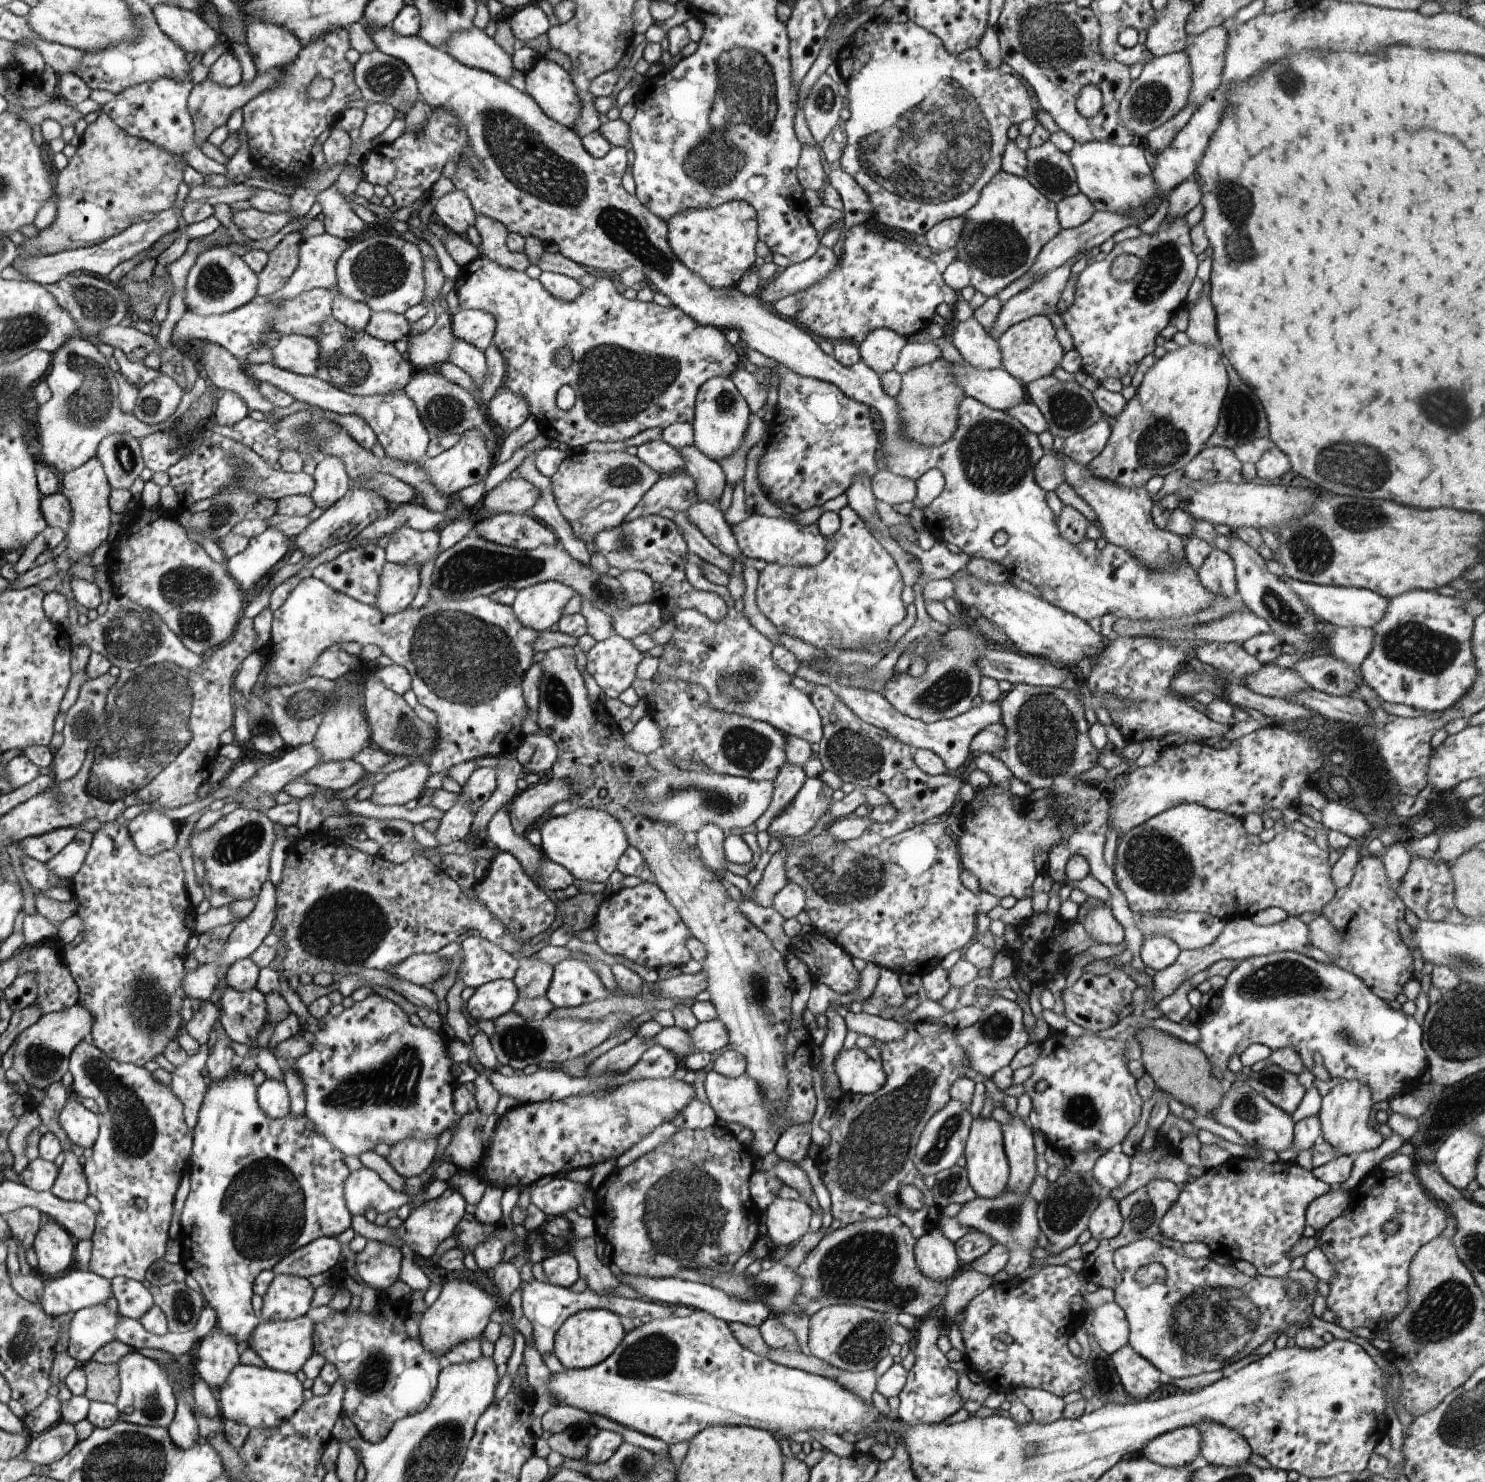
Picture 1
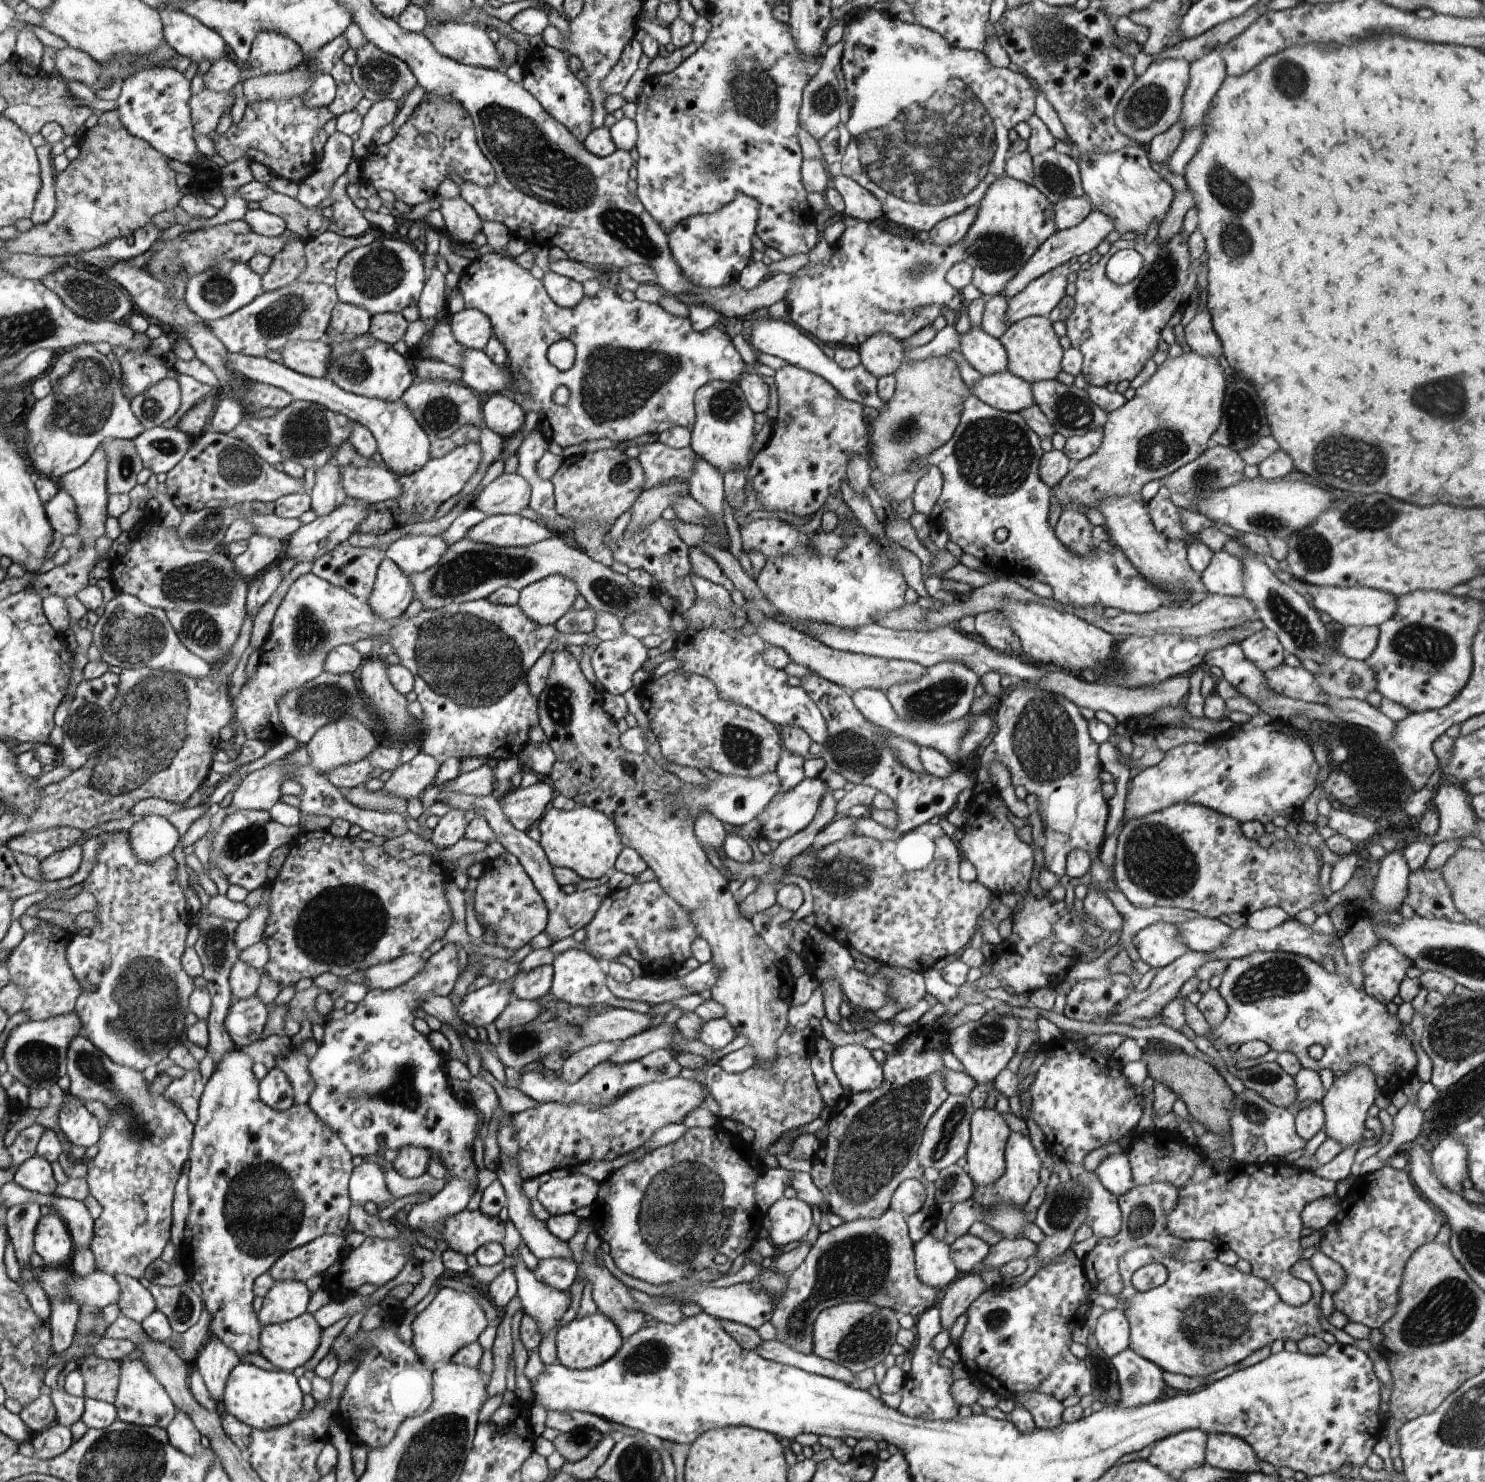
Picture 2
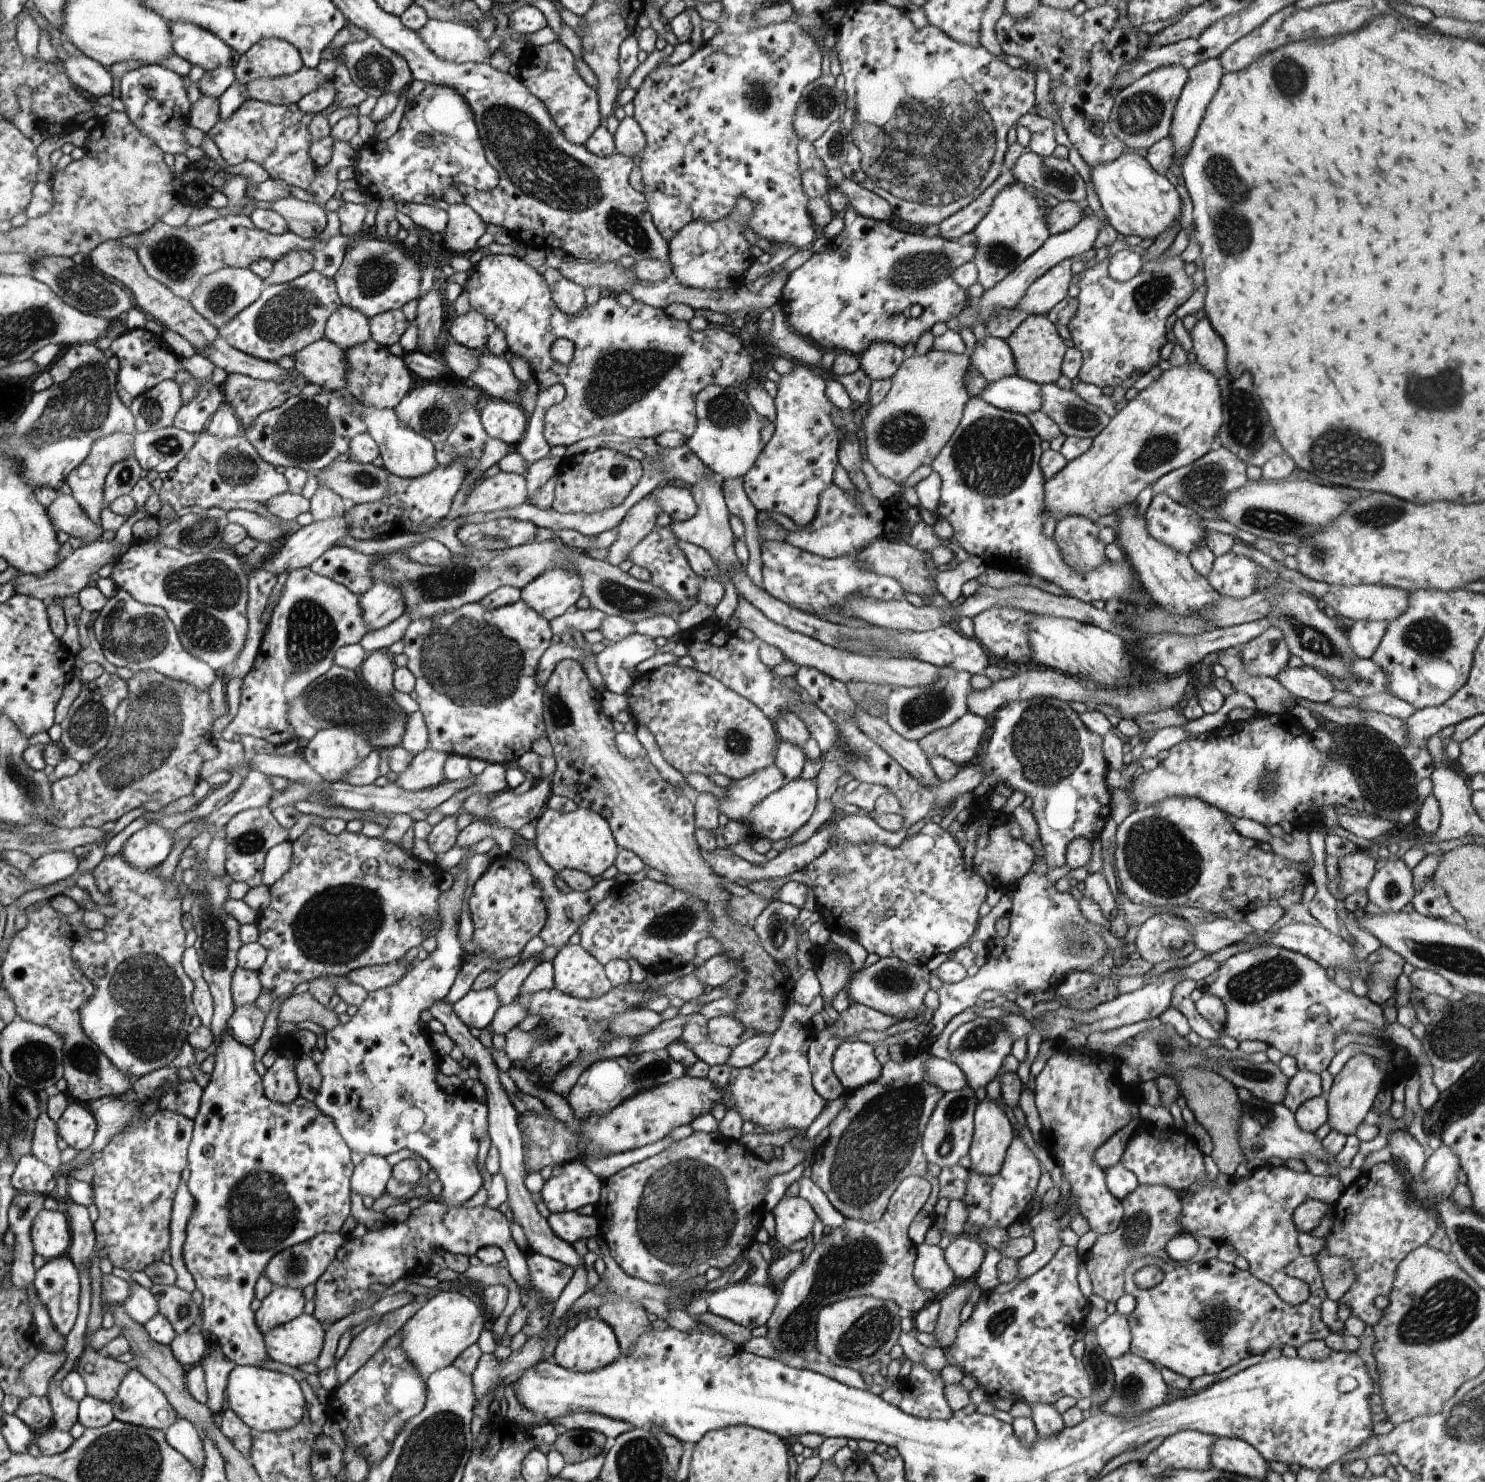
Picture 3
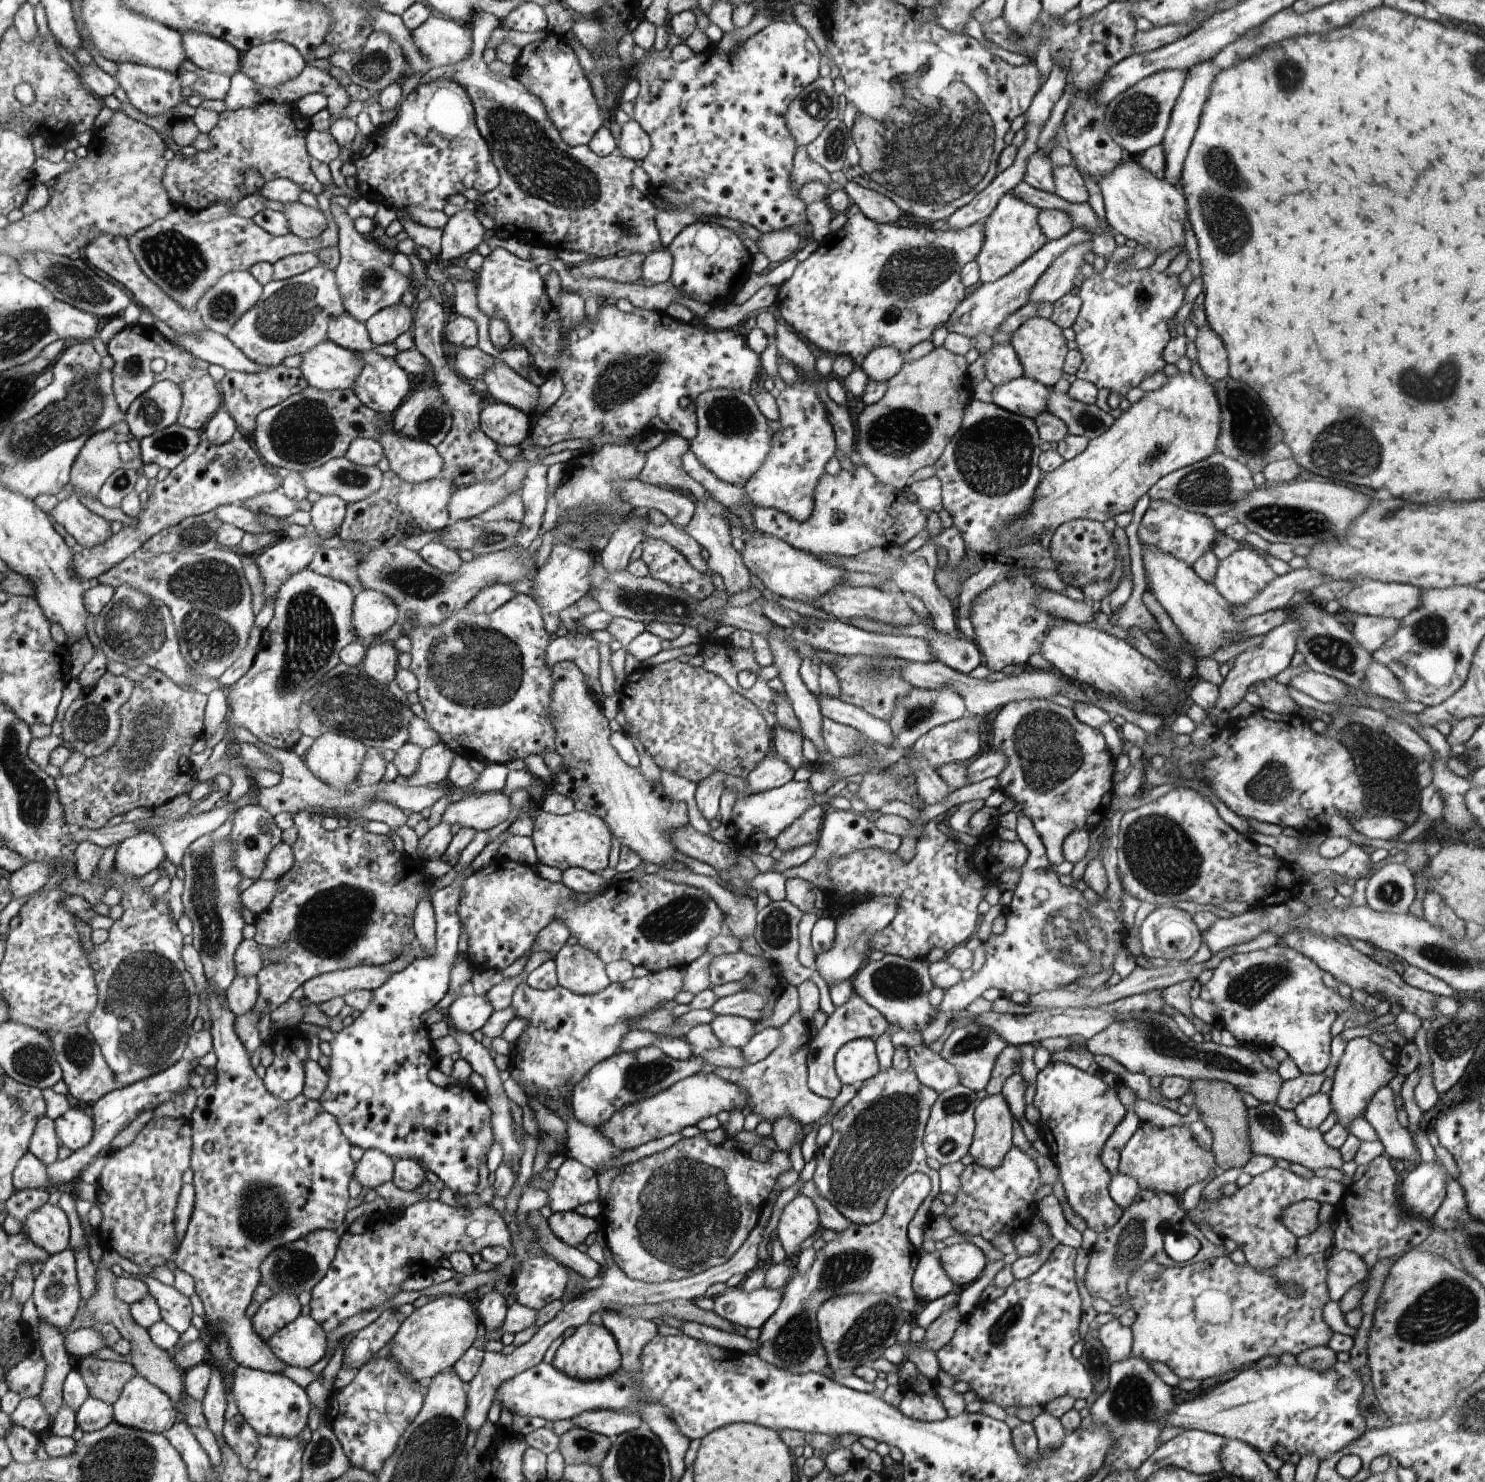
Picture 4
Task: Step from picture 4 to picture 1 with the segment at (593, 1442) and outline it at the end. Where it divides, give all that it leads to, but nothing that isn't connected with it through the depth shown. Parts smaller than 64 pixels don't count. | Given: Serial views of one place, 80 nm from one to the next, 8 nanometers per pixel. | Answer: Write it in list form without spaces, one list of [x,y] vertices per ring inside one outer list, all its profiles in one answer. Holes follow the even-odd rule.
[[[576,1423],[561,1433],[556,1433],[548,1439],[552,1451],[559,1452],[564,1458],[582,1459],[590,1448],[591,1440],[599,1433],[598,1427],[592,1423]]]

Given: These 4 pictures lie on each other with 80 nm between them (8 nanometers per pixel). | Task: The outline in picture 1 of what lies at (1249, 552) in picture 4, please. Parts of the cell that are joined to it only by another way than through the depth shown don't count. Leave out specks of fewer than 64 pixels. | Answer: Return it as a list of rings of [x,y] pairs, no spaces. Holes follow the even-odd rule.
[[[1214,547],[1197,571],[1200,582],[1209,591],[1222,597],[1237,598],[1235,564],[1226,551]]]

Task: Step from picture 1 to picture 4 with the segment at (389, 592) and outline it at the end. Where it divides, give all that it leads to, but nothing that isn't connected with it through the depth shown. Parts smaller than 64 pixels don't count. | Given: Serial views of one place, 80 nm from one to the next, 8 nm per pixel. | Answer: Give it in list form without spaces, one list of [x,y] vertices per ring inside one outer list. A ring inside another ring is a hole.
[[[372,589],[358,590],[351,616],[357,643],[368,648],[397,621],[398,610],[391,598]]]

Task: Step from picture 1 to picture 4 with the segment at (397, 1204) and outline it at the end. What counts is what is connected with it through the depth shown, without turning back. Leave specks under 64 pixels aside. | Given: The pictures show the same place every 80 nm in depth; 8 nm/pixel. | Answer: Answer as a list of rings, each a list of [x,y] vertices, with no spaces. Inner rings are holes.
[[[368,1149],[356,1166],[356,1180],[363,1187],[376,1189],[384,1182],[393,1180],[394,1170],[391,1156],[378,1149]]]

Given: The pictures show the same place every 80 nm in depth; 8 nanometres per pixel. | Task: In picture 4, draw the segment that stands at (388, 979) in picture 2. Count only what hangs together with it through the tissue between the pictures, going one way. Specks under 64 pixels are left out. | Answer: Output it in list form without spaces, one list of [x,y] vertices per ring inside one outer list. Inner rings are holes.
[[[357,966],[351,969],[335,970],[312,977],[302,985],[302,992],[310,1002],[320,1005],[331,998],[343,998],[354,991],[375,991],[391,973],[375,966]]]

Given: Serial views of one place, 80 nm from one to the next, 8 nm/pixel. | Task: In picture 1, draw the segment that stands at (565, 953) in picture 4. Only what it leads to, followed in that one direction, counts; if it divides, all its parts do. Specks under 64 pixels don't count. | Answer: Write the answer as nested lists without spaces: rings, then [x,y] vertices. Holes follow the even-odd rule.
[[[570,957],[555,964],[554,980],[547,999],[554,1007],[568,1008],[608,998],[608,991],[594,968],[580,958]]]

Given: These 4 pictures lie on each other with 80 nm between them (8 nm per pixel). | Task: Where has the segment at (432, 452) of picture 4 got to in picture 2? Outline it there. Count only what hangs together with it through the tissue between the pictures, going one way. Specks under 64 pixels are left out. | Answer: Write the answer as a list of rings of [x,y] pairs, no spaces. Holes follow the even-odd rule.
[[[228,352],[225,366],[238,374],[238,376],[243,376],[246,380],[250,380],[250,382],[254,381],[282,387],[299,401],[320,403],[322,406],[332,407],[332,410],[340,411],[340,414],[346,415],[352,422],[364,425],[375,435],[378,451],[383,458],[384,466],[391,469],[396,476],[416,473],[428,461],[432,460],[430,436],[419,425],[415,415],[408,410],[407,405],[400,399],[388,402],[355,395],[340,388],[328,378],[317,379],[316,377],[297,373],[286,365],[278,364],[267,357],[251,357],[242,353]]]

